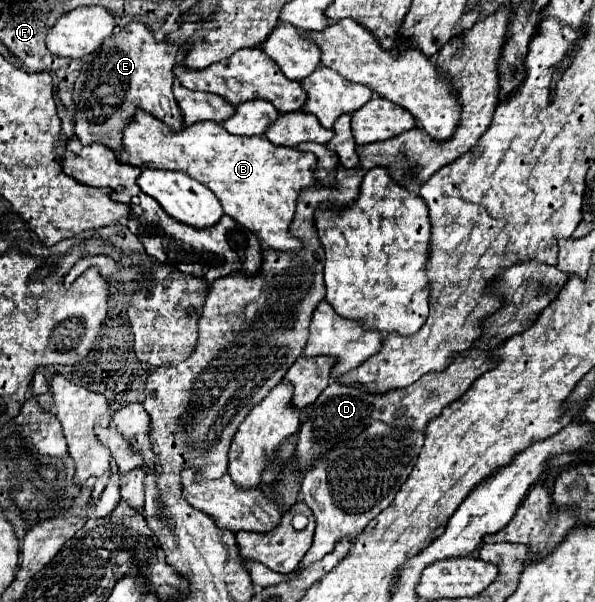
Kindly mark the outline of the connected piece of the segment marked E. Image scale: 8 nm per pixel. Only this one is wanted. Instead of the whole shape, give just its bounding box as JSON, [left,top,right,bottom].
[75,23,183,151]

